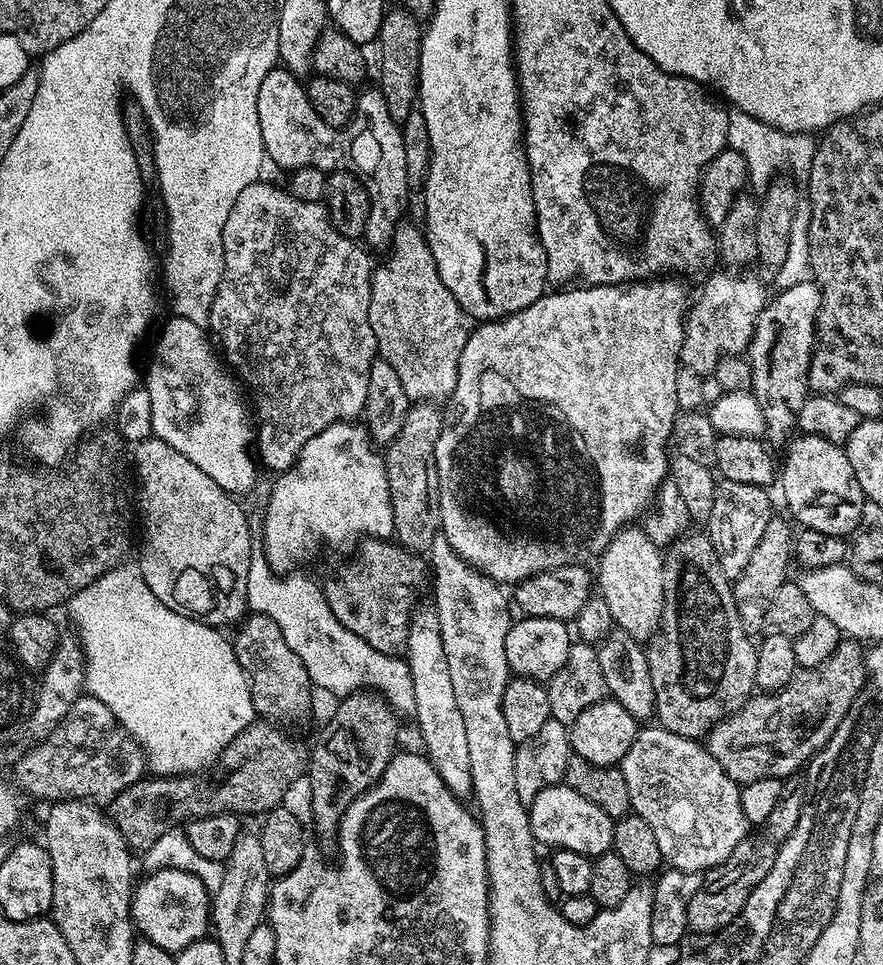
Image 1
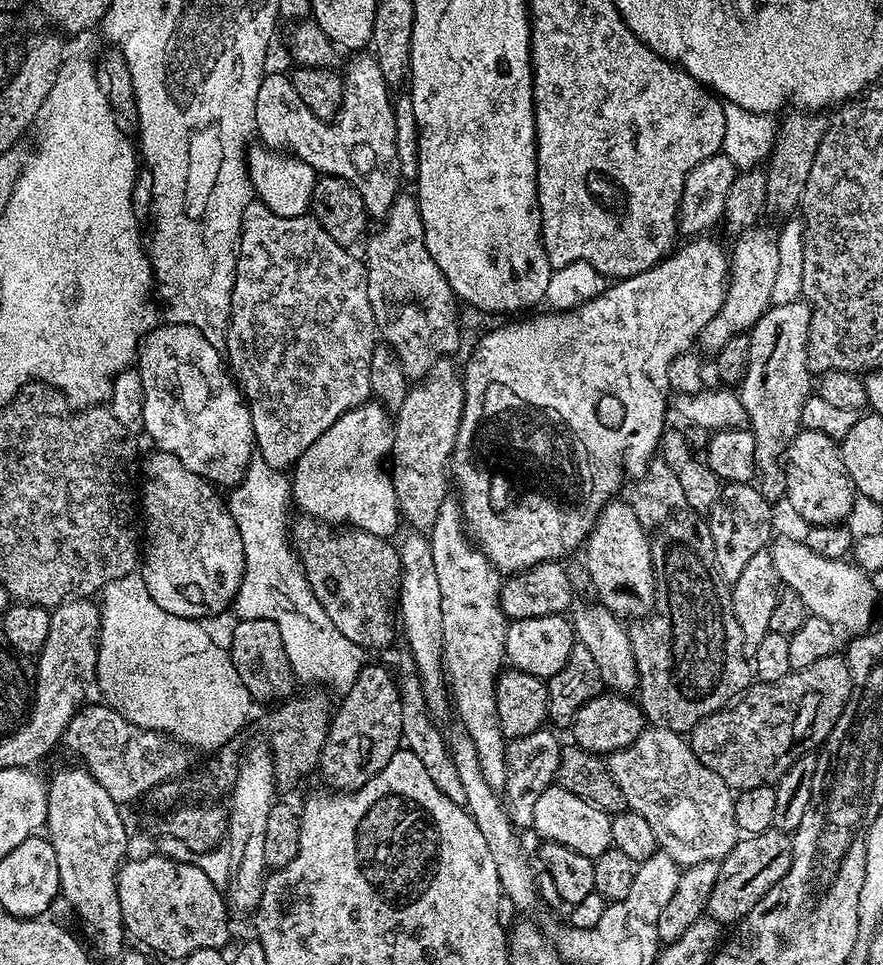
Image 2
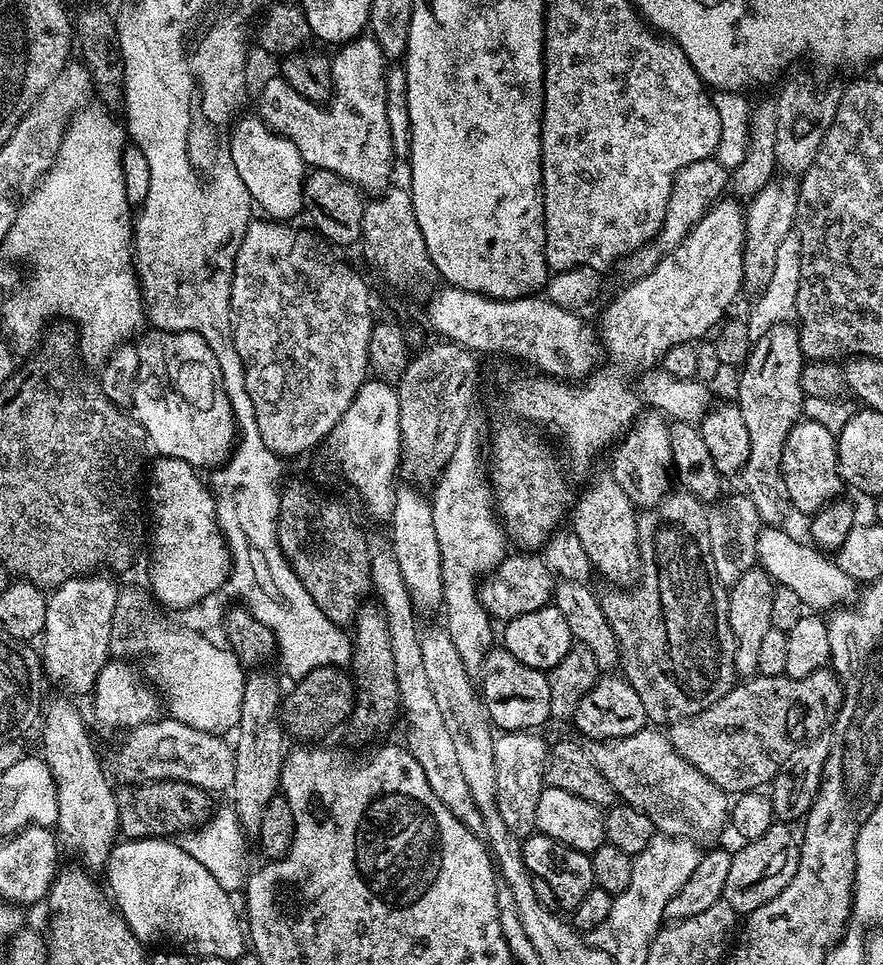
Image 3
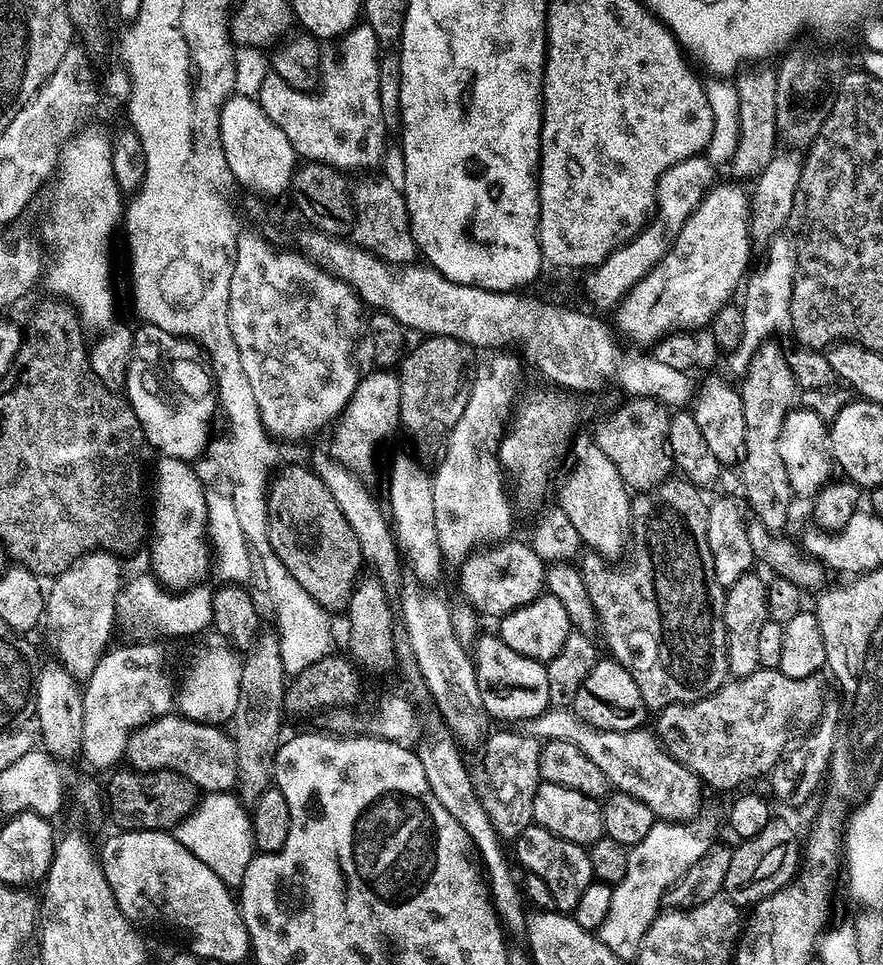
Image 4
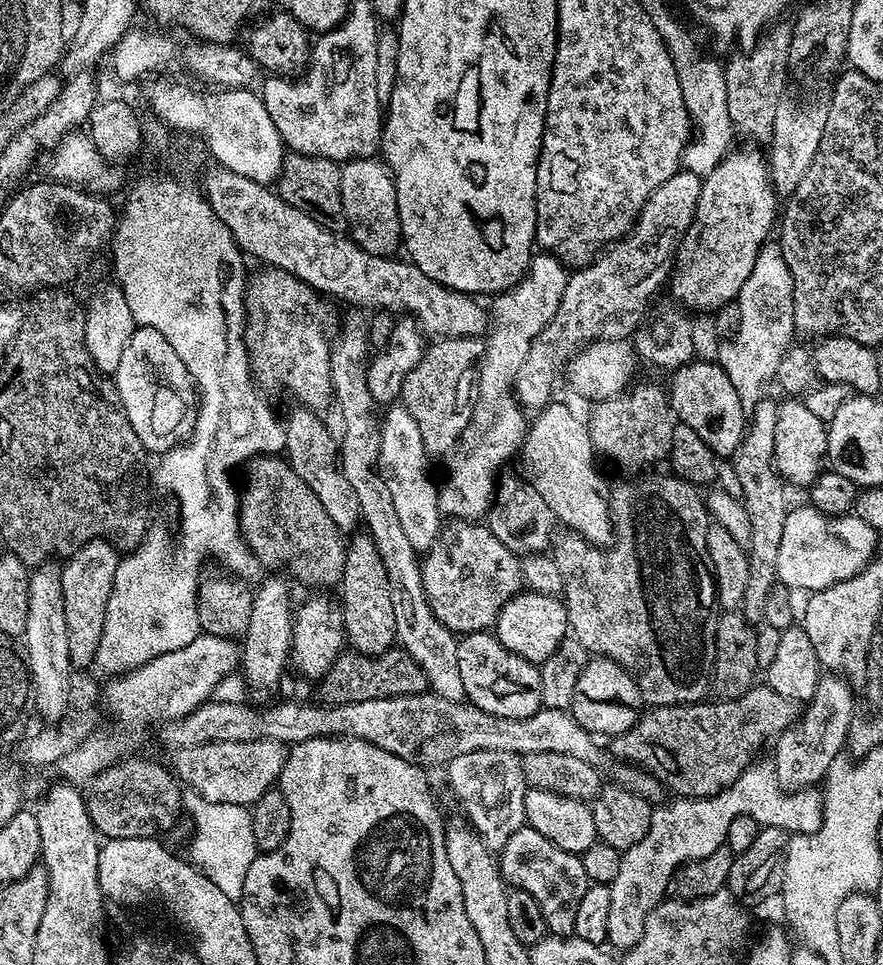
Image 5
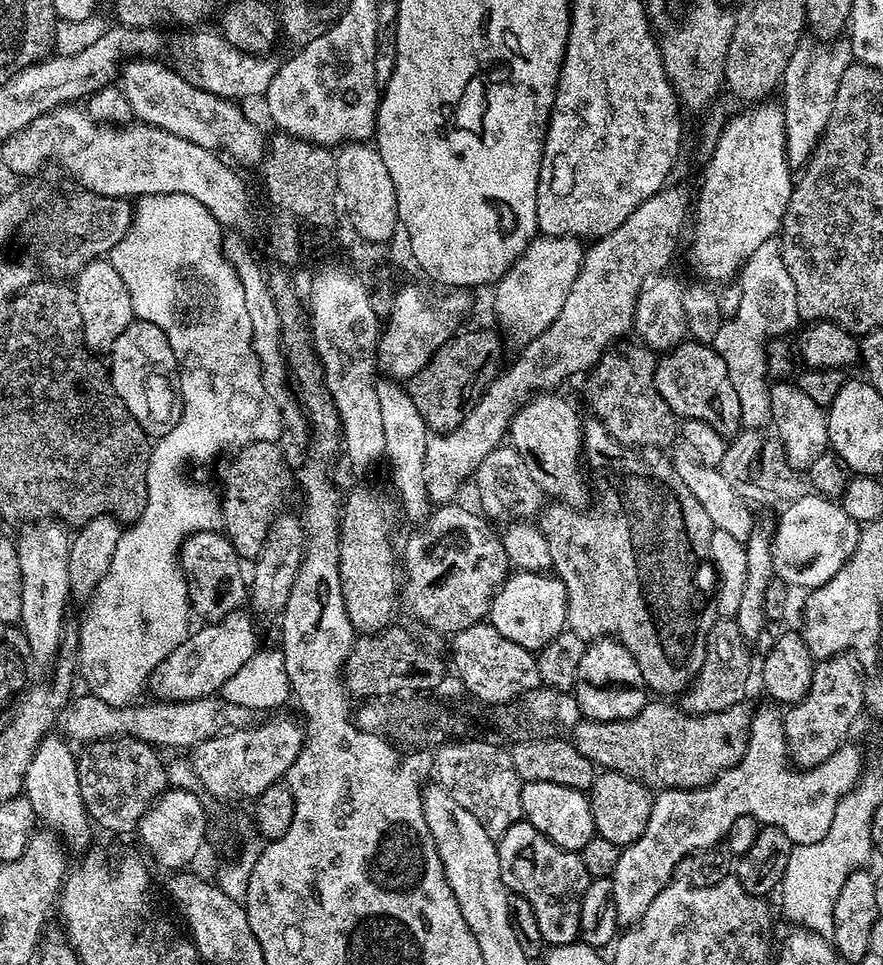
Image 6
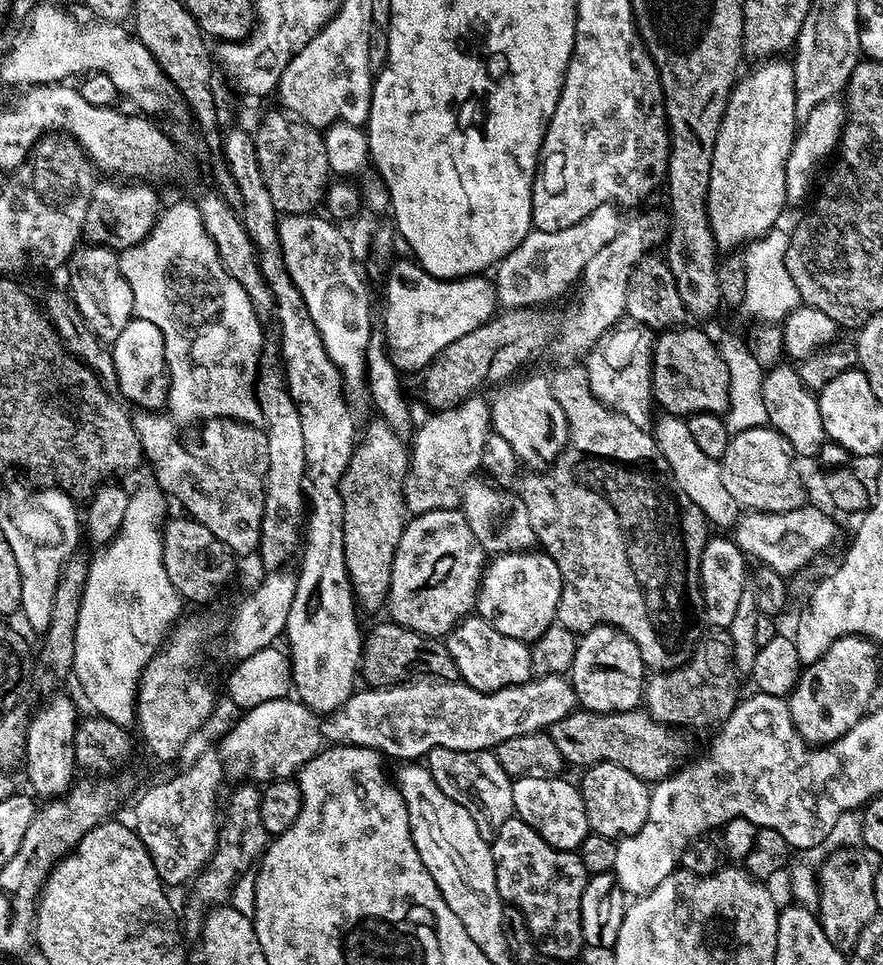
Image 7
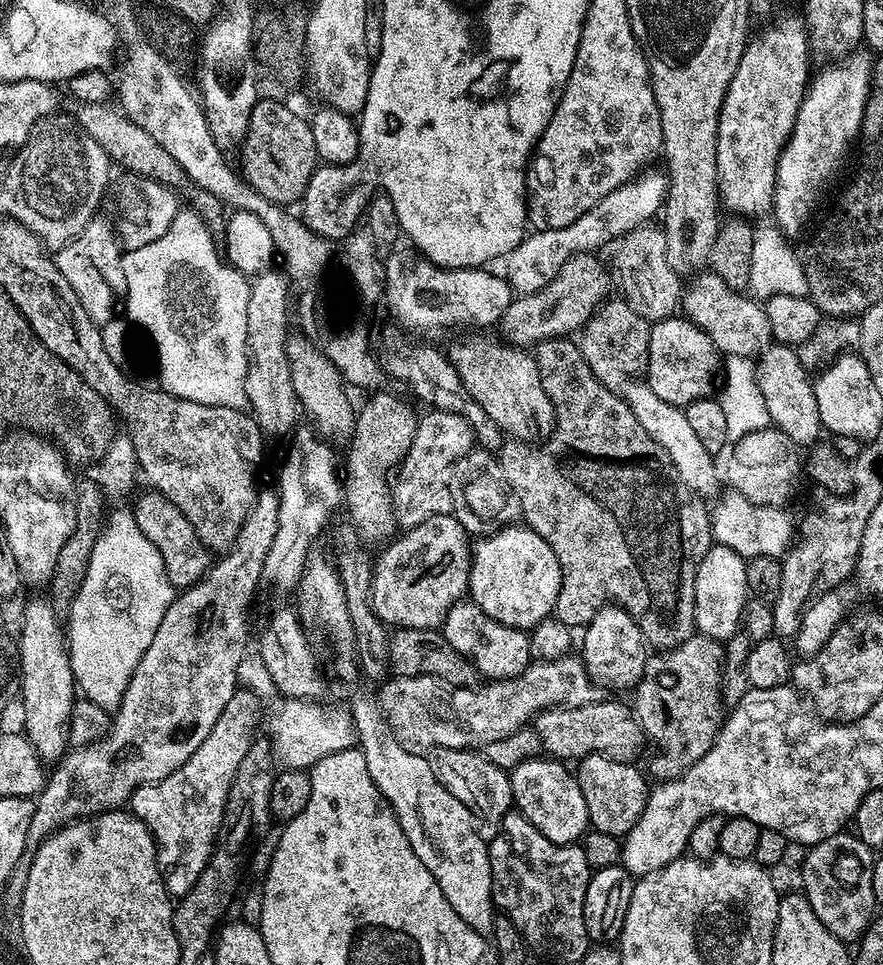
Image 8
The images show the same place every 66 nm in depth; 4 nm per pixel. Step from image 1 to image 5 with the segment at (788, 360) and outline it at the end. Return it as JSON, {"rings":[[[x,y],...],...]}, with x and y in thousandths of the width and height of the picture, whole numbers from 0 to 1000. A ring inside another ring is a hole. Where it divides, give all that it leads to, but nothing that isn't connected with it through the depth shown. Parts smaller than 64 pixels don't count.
{"rings":[[[862,412],[855,423],[849,427],[849,438],[846,440],[843,457],[838,459],[837,464],[831,469],[834,476],[834,497],[838,501],[838,506],[843,509],[840,519],[844,524],[845,533],[849,537],[849,553],[846,563],[849,567],[846,569],[847,581],[849,582],[849,599],[843,612],[840,623],[840,633],[843,639],[854,649],[860,648],[865,640],[867,632],[867,616],[872,616],[872,607],[881,604],[879,599],[879,579],[881,578],[881,562],[886,562],[886,545],[890,541],[895,530],[892,514],[888,511],[890,507],[889,498],[879,487],[879,476],[877,475],[877,441],[881,441],[881,419],[880,416]]]}

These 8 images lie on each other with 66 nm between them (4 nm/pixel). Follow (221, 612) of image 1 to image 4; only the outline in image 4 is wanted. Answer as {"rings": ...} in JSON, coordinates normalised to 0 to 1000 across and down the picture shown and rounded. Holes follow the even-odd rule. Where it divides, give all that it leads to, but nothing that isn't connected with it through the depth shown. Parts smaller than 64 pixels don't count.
{"rings":[[[194,475],[182,478],[177,485],[177,515],[170,518],[170,555],[173,559],[170,593],[187,609],[207,611],[228,604],[236,587],[238,591],[238,566],[232,560],[236,525],[231,520],[231,506],[216,480]]]}

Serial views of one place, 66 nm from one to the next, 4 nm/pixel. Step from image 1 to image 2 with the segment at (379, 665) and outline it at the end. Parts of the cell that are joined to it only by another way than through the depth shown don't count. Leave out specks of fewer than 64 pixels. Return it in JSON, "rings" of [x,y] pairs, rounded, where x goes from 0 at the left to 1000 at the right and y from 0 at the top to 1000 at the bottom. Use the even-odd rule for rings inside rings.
{"rings":[[[290,475],[282,481],[271,502],[259,510],[263,511],[256,514],[258,532],[263,534],[270,545],[270,553],[274,558],[276,567],[276,598],[272,604],[272,615],[265,623],[265,634],[268,634],[266,637],[276,640],[283,636],[287,642],[310,645],[315,649],[315,657],[319,657],[319,669],[324,669],[331,696],[341,706],[354,705],[358,711],[373,709],[376,713],[393,715],[412,693],[414,676],[407,667],[396,665],[396,661],[392,661],[392,657],[387,657],[387,653],[383,653],[383,649],[374,645],[369,632],[365,632],[365,624],[356,620],[356,611],[351,611],[344,598],[343,588],[328,567],[326,526],[328,527],[331,517],[331,503],[327,494],[318,486]]]}

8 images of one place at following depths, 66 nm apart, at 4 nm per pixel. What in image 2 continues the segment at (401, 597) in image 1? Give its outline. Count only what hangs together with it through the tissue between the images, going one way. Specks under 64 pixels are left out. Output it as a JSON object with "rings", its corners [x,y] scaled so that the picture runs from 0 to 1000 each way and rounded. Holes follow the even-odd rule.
{"rings":[[[336,534],[328,543],[328,564],[340,581],[347,603],[356,611],[356,620],[365,624],[365,632],[396,665],[413,674],[435,672],[444,663],[444,638],[446,642],[446,606],[453,599],[453,573],[436,556],[407,550],[398,545],[377,546],[354,535]]]}

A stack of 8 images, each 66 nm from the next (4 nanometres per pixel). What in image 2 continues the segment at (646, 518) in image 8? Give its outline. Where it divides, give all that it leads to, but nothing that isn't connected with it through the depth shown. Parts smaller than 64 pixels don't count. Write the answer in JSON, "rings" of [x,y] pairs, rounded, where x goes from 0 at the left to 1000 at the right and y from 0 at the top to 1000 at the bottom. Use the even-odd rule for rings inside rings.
{"rings":[[[771,528],[764,535],[758,537],[753,543],[749,543],[742,548],[737,556],[738,562],[738,581],[743,592],[743,623],[737,634],[733,638],[721,641],[720,648],[711,651],[713,657],[713,669],[718,669],[718,684],[723,690],[723,703],[725,711],[723,714],[723,728],[729,738],[729,745],[737,753],[757,754],[760,759],[771,761],[783,760],[790,748],[798,746],[804,740],[809,740],[814,734],[823,734],[835,723],[843,720],[854,708],[854,697],[848,681],[843,679],[843,666],[840,665],[840,653],[836,649],[836,640],[831,640],[829,631],[829,615],[826,602],[818,599],[813,591],[813,582],[809,574],[809,558],[802,544],[801,538],[794,532],[783,528]]]}

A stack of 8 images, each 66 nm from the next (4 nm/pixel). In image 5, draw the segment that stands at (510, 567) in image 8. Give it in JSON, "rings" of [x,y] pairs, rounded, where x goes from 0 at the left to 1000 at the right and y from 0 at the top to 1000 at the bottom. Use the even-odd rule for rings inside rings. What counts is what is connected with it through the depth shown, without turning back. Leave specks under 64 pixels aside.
{"rings":[[[590,611],[569,628],[559,657],[582,678],[604,686],[615,686],[644,658],[643,632],[633,617],[619,612]]]}

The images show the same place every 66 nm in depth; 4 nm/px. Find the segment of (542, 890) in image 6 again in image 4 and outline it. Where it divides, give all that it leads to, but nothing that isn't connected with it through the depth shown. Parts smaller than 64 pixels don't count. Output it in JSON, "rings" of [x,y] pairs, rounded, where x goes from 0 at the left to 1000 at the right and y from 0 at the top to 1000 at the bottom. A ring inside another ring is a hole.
{"rings":[[[610,856],[591,860],[591,864],[584,866],[582,878],[584,878],[586,893],[595,899],[592,903],[618,914],[618,922],[623,922],[630,936],[629,944],[634,947],[647,947],[655,939],[664,918],[673,914],[666,879],[660,875],[632,868],[623,864],[623,860]]]}

